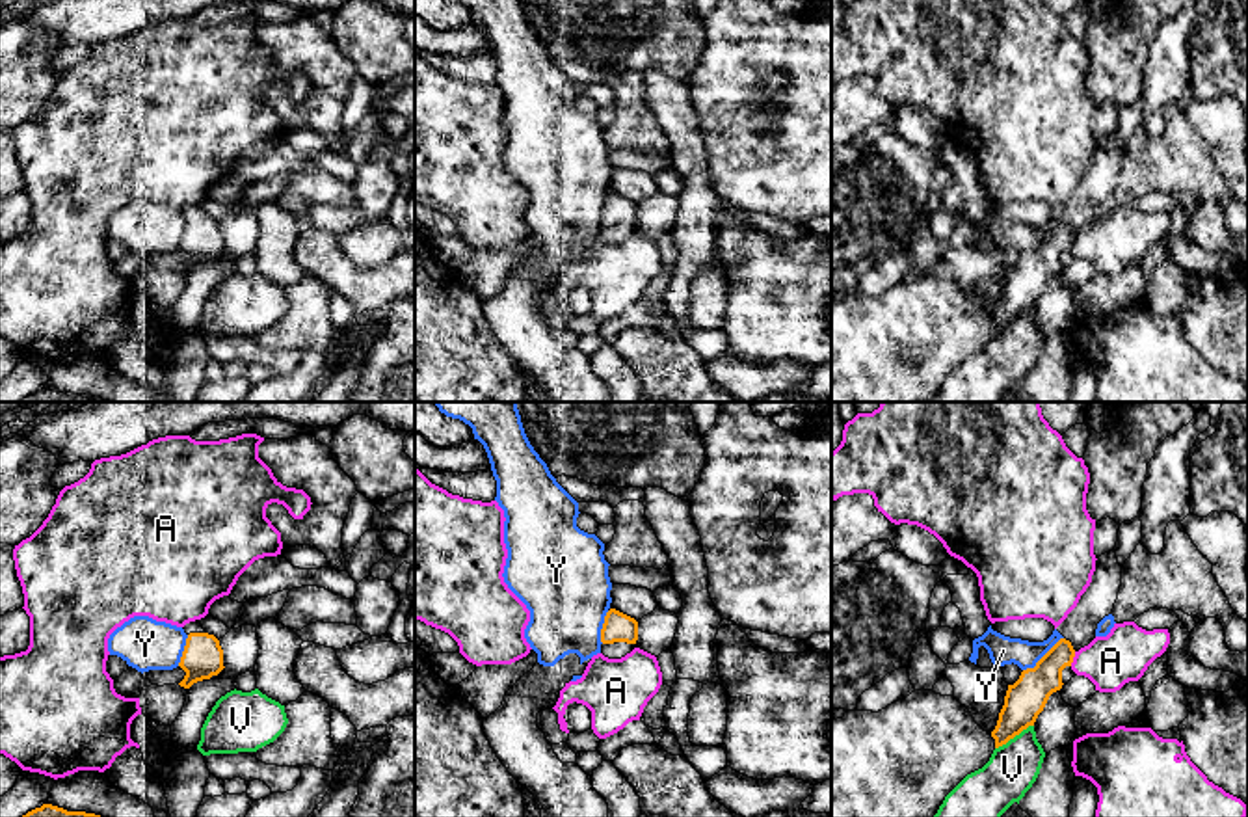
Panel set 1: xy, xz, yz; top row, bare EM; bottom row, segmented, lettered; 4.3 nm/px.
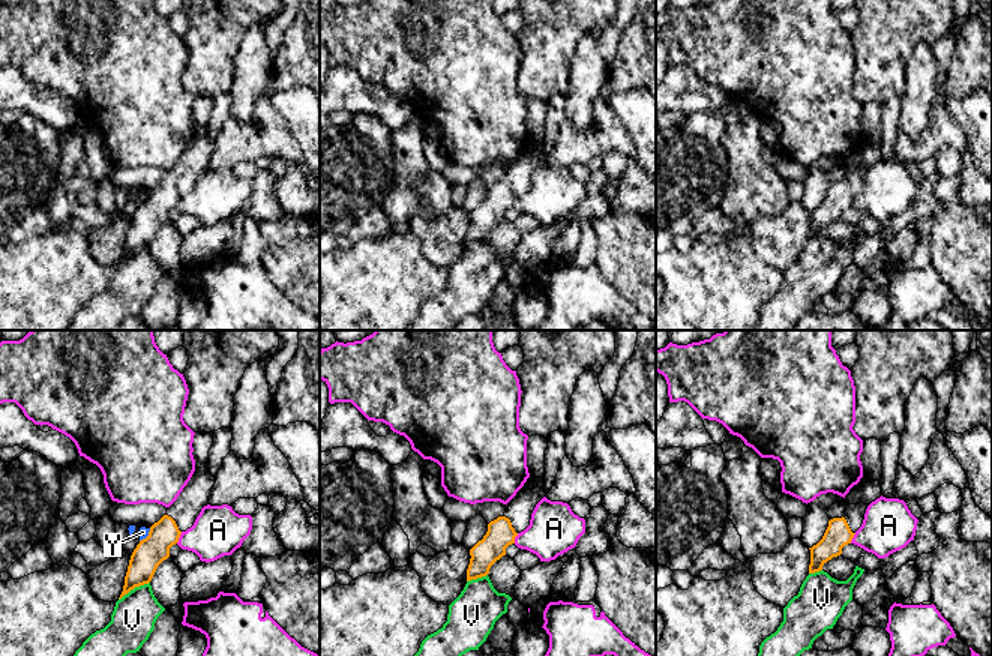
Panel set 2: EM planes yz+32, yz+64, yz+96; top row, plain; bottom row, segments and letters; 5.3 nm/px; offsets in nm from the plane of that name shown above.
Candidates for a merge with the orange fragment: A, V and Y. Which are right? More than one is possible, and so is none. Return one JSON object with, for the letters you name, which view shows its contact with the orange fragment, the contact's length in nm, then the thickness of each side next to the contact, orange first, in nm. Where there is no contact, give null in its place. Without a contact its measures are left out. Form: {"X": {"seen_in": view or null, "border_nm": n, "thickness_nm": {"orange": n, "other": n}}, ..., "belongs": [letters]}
{"belongs": []}

